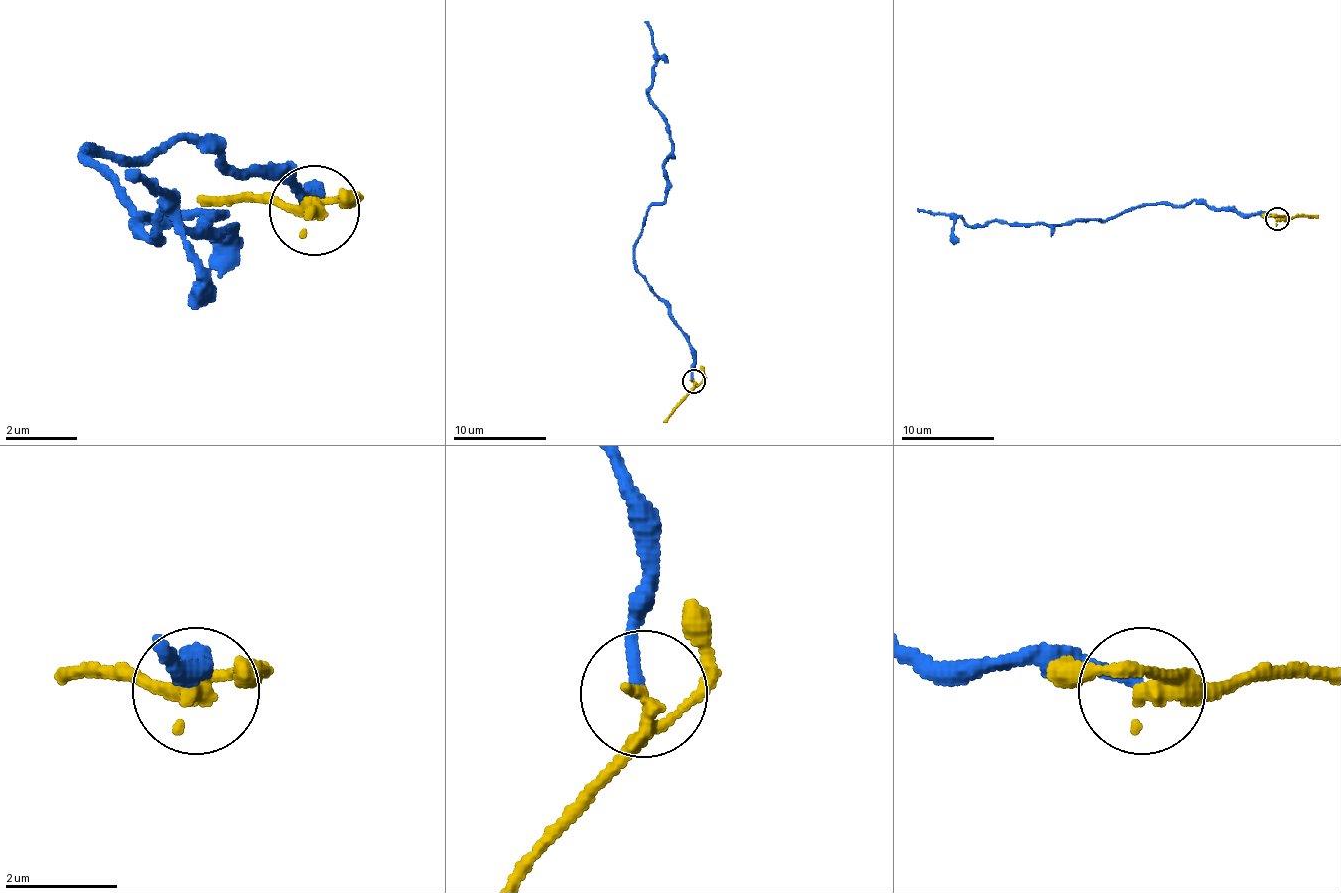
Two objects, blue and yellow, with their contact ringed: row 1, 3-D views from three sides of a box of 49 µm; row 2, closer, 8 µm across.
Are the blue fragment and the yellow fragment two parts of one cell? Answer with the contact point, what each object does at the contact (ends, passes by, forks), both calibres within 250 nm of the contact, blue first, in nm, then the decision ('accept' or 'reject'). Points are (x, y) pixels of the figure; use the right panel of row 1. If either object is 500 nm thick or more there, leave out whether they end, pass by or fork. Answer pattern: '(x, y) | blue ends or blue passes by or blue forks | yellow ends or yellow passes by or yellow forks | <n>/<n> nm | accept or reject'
(1277, 219) | blue ends | yellow passes by | 190/280 nm | reject

